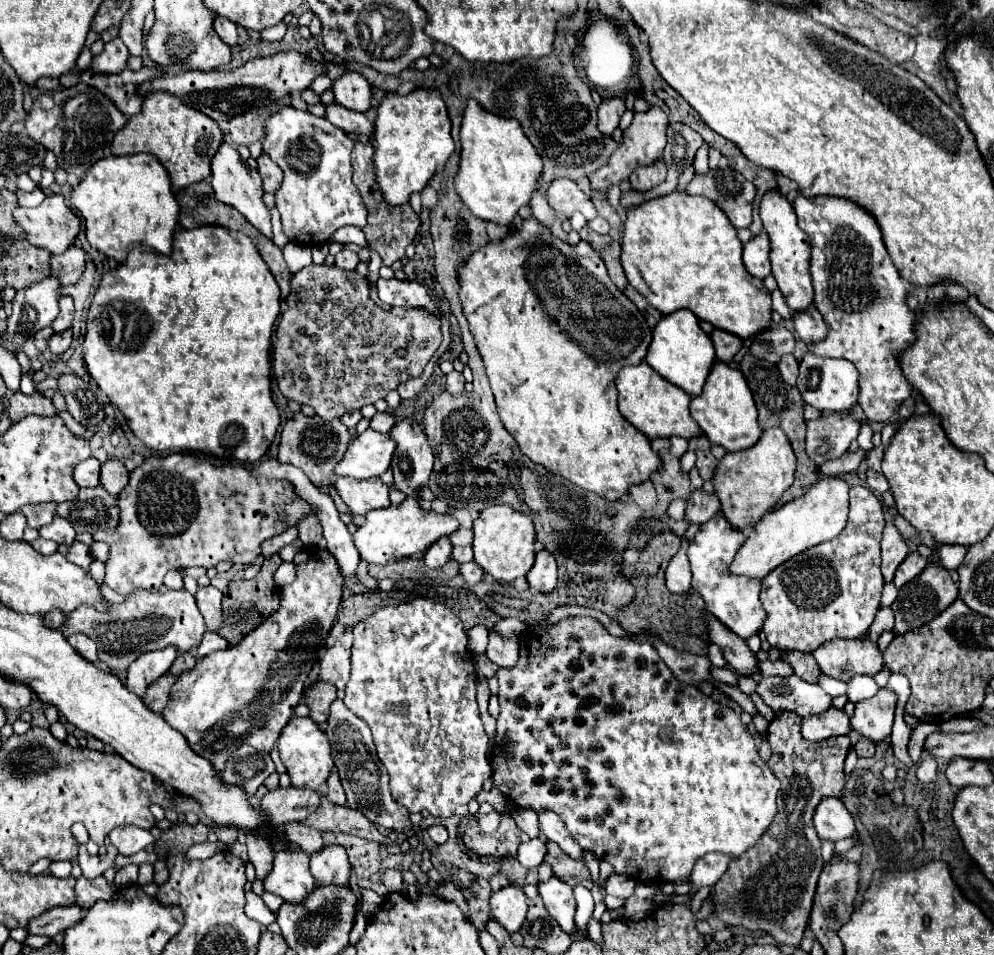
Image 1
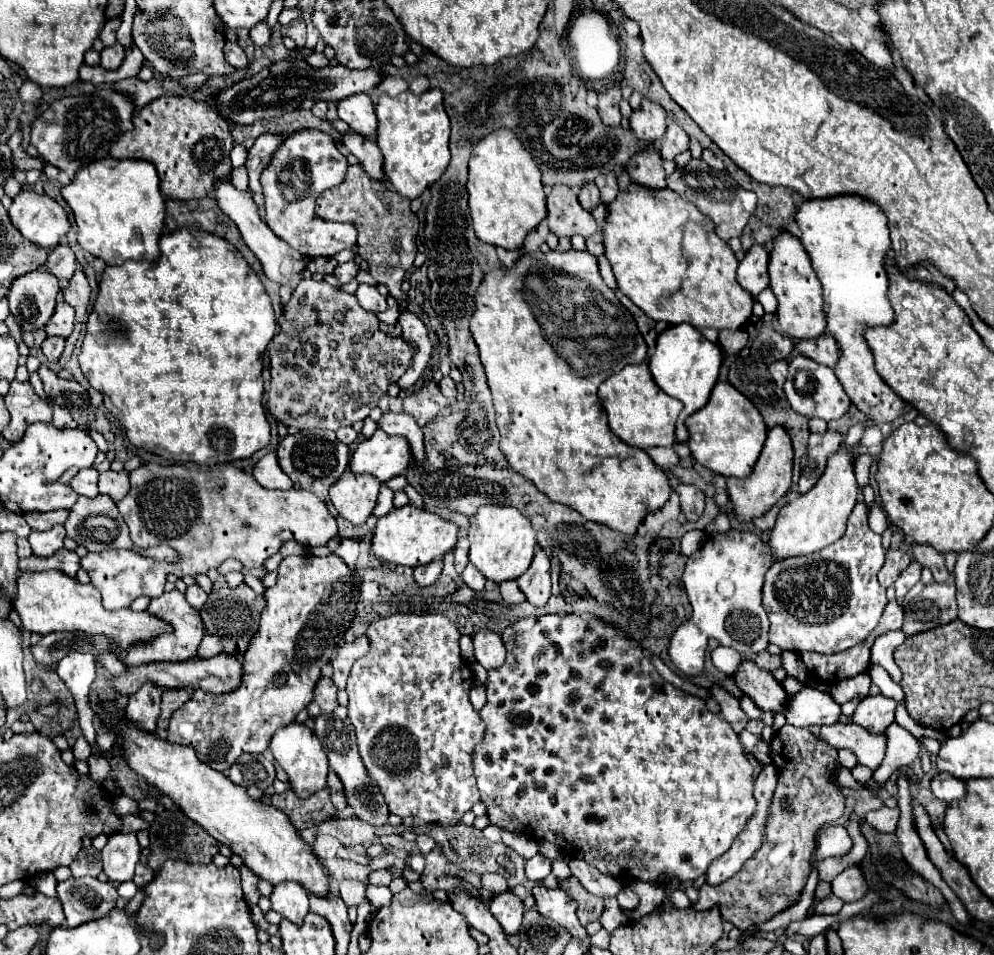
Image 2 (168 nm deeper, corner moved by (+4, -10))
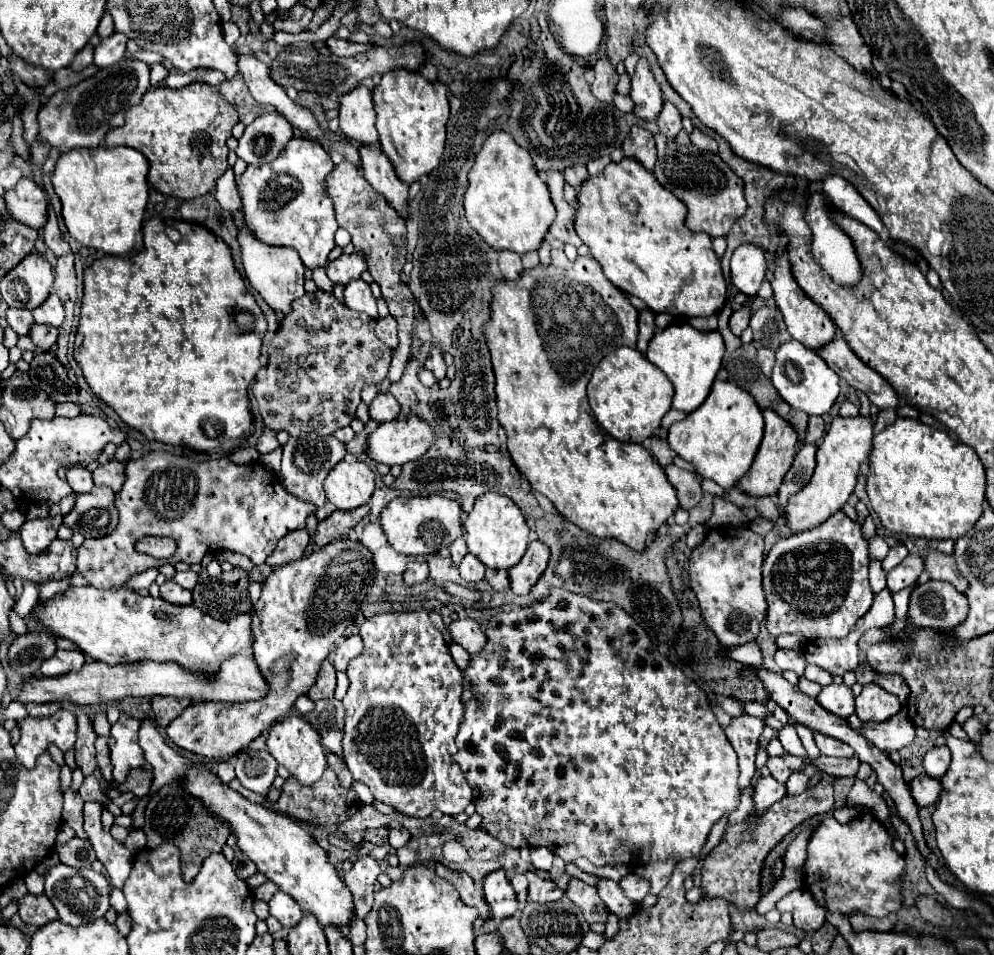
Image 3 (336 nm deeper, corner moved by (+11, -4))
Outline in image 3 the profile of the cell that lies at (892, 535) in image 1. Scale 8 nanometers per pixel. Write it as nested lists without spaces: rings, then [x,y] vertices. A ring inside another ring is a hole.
[[[903,544],[893,546],[893,548],[889,550],[889,554],[883,558],[883,570],[885,570],[885,572],[891,572],[907,554],[909,554],[909,552],[907,552],[907,548],[905,548]]]

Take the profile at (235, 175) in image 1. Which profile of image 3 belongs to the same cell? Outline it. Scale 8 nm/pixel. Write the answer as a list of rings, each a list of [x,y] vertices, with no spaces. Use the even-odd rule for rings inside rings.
[[[245,220],[241,222],[241,226],[237,226],[237,234],[239,234],[239,246],[241,246],[241,260],[243,260],[243,268],[247,274],[247,280],[251,282],[251,286],[263,296],[263,300],[275,308],[281,310],[283,314],[291,312],[291,302],[299,296],[303,296],[303,272],[305,266],[301,262],[299,252],[295,252],[295,248],[285,248],[285,246],[271,246],[265,244],[261,240],[255,238],[255,234],[251,234],[251,228],[245,224]]]

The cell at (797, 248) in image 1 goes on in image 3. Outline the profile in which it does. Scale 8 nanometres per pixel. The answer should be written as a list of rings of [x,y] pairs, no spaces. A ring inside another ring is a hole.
[[[783,252],[781,256],[775,258],[775,270],[773,270],[773,280],[771,280],[771,286],[773,286],[773,298],[775,298],[775,304],[779,306],[781,314],[783,314],[783,320],[785,320],[785,326],[787,326],[787,332],[799,340],[803,346],[811,348],[811,350],[817,350],[821,348],[823,344],[827,344],[833,336],[835,336],[835,322],[831,320],[831,316],[819,306],[815,304],[797,284],[795,276],[793,276],[793,270],[791,270],[791,264],[787,260],[787,252]]]

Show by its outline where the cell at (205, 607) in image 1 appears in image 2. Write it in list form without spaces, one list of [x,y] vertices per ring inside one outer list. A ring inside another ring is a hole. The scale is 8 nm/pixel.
[[[194,584],[194,586],[188,586],[186,588],[186,598],[188,598],[188,602],[196,608],[196,610],[200,610],[204,604],[206,604],[206,592],[198,586],[198,584]]]

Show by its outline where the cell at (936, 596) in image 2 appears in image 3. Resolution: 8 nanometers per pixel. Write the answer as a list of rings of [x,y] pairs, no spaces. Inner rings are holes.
[[[929,580],[911,592],[907,618],[917,628],[953,630],[967,616],[967,598],[947,582]]]

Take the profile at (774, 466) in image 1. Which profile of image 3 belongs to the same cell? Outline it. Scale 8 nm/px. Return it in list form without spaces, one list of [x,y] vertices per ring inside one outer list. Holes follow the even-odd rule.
[[[763,410],[763,418],[765,418],[765,434],[763,434],[761,446],[757,450],[757,456],[753,460],[751,472],[737,482],[737,488],[741,492],[745,492],[747,496],[757,496],[757,498],[777,494],[779,484],[781,484],[783,476],[787,474],[787,470],[791,468],[793,456],[797,452],[797,436],[795,436],[795,430],[791,428],[791,424],[787,424],[781,416],[775,416],[775,412],[767,412],[767,410]]]

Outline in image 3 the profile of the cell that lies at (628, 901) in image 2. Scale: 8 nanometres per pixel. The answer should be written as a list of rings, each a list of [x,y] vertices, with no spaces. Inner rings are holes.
[[[627,874],[625,878],[619,880],[619,886],[623,890],[623,894],[635,902],[643,900],[647,894],[649,894],[649,882],[635,876],[635,874]]]

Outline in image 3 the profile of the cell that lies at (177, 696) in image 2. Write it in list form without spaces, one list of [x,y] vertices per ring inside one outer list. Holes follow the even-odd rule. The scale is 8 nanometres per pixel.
[[[153,696],[151,698],[151,706],[153,706],[153,712],[155,712],[155,722],[163,728],[171,720],[175,720],[189,704],[191,704],[189,698],[173,698],[173,696]]]

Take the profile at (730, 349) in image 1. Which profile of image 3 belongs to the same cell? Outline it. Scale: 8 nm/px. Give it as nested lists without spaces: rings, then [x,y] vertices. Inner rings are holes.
[[[751,300],[747,304],[743,304],[741,310],[733,312],[729,318],[729,328],[735,336],[741,336],[741,332],[749,326],[749,306],[751,306]]]

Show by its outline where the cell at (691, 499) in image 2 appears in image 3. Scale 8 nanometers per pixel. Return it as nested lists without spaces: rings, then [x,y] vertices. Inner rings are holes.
[[[669,464],[669,466],[665,466],[665,474],[667,474],[669,482],[673,484],[673,488],[677,490],[679,506],[683,510],[689,510],[699,504],[703,490],[701,490],[701,480],[693,472],[687,472],[675,464]]]

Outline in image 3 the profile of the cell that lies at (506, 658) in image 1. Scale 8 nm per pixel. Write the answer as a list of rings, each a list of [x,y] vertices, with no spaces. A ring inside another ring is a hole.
[[[455,620],[447,626],[453,634],[453,642],[457,642],[459,646],[463,646],[469,654],[477,654],[483,650],[483,646],[487,644],[487,636],[481,628],[479,622],[475,620]]]

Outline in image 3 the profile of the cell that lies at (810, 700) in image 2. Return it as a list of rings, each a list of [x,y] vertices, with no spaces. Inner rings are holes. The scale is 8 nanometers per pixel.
[[[829,684],[825,686],[817,698],[819,706],[827,708],[827,712],[835,714],[835,716],[841,716],[841,718],[847,718],[849,714],[855,712],[855,698],[851,694],[851,690],[845,686],[845,684]]]

